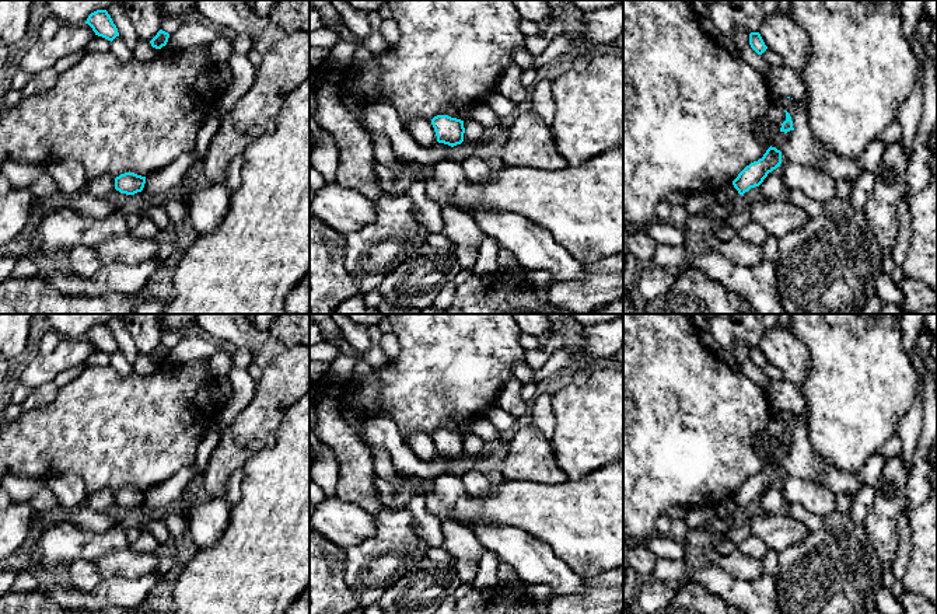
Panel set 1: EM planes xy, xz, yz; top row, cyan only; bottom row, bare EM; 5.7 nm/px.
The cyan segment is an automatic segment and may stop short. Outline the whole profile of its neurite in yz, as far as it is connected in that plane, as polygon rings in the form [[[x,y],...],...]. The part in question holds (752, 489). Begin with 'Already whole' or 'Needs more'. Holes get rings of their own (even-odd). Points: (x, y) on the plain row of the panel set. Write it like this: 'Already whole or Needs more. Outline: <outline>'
Already whole. Outline: [[[769,461],[762,472],[747,479],[733,495],[734,502],[740,509],[744,509],[751,502],[759,500],[769,486],[780,481],[782,465],[776,461]]]

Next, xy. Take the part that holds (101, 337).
Already whole. Outline: [[[97,324],[91,327],[85,335],[95,349],[102,350],[108,355],[113,355],[116,350],[119,350],[118,342],[113,338],[111,329],[106,324]]]

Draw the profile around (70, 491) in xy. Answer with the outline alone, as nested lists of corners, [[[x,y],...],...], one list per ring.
[[[76,474],[52,477],[46,481],[46,486],[59,499],[60,505],[67,509],[80,506],[88,496],[84,481]]]

